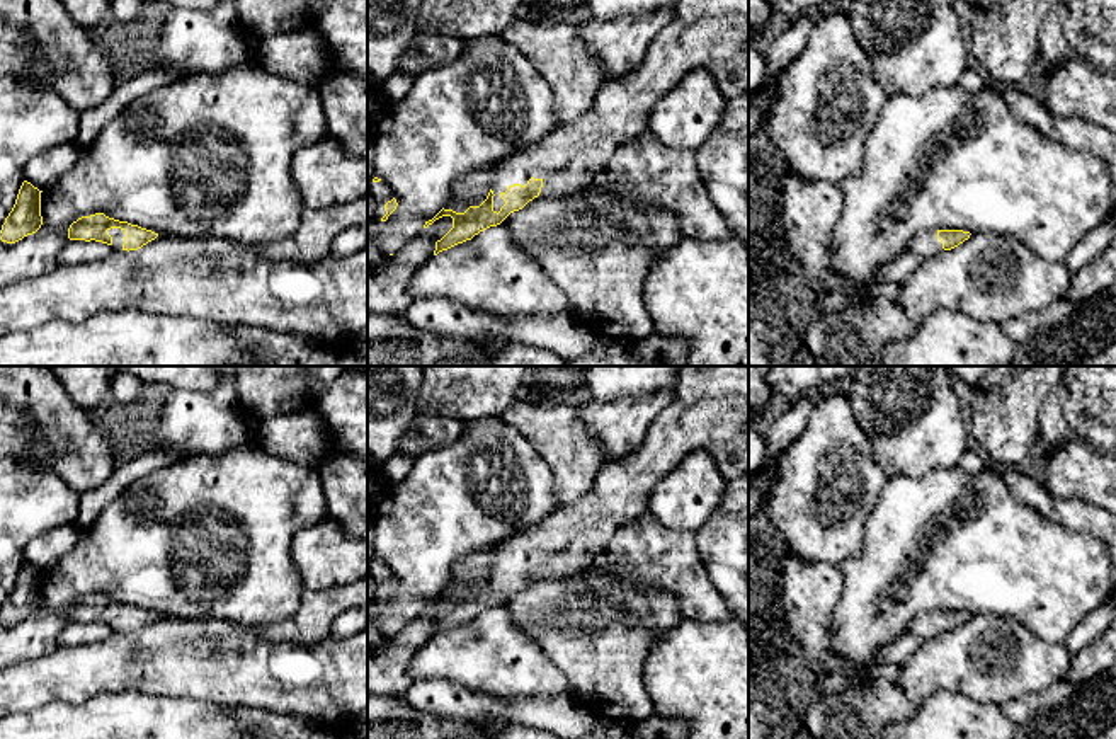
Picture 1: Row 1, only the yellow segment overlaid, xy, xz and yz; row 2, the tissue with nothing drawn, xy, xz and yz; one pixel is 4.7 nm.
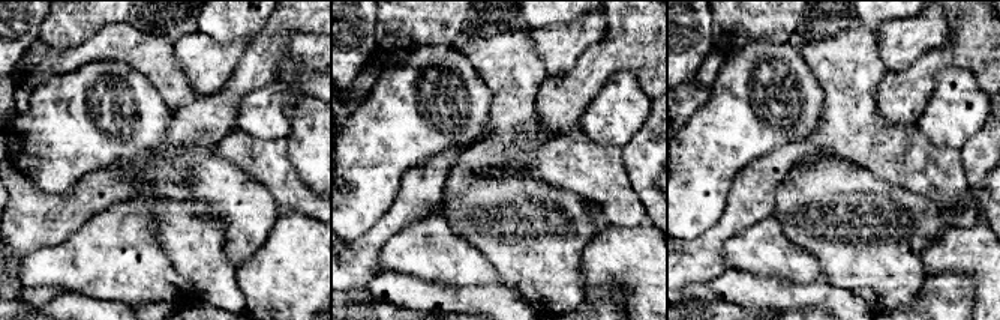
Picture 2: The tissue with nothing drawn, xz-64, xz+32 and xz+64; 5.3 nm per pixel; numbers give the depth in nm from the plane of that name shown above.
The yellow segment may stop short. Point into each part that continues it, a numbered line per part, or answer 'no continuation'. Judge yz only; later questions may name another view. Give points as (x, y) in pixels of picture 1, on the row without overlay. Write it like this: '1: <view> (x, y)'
1: yz (926, 624)

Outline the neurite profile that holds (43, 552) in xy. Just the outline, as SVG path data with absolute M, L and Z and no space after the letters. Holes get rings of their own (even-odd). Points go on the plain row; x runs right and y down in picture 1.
M65 524L44 531L26 547L24 559L34 569L44 572L56 565L61 557L73 548L78 535L80 530L75 524Z

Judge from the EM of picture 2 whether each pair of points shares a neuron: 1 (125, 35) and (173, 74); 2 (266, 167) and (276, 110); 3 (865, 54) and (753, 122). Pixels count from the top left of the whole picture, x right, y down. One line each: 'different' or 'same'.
1: same
2: different
3: different

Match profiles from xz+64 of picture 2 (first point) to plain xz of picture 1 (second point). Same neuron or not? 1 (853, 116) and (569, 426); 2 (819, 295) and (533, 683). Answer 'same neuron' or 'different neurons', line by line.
1: same neuron
2: different neurons

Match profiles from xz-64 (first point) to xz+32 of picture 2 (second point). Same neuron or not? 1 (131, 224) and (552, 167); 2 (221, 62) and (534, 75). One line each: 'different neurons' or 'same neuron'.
1: different neurons
2: different neurons

